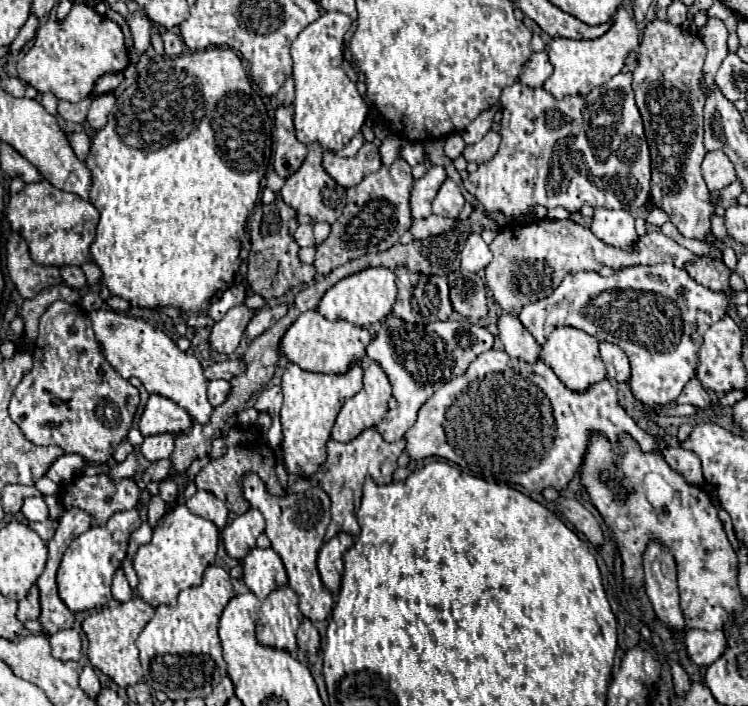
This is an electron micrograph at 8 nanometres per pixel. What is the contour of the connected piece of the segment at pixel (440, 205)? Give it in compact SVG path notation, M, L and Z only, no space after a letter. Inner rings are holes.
M446 179L432 203L432 211L434 211L434 215L440 215L440 217L458 217L464 203L466 203L466 199L464 199L460 187L452 179Z

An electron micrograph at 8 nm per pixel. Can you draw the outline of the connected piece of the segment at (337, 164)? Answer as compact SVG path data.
M364 143L354 157L336 157L334 153L324 153L322 167L326 173L342 187L358 185L366 175L378 171L380 167L378 147L374 143Z

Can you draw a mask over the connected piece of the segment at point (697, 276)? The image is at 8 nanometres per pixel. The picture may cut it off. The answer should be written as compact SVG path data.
M700 257L696 263L688 263L686 271L694 281L702 283L710 291L730 291L730 285L728 285L730 271L720 261Z

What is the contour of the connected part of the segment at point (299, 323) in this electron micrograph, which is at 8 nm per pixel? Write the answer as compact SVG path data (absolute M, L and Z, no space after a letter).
M304 311L282 337L280 349L288 361L300 365L306 371L340 375L346 373L356 361L366 357L366 347L372 343L372 339L374 335L366 327L358 327L344 319L328 321L318 311Z

